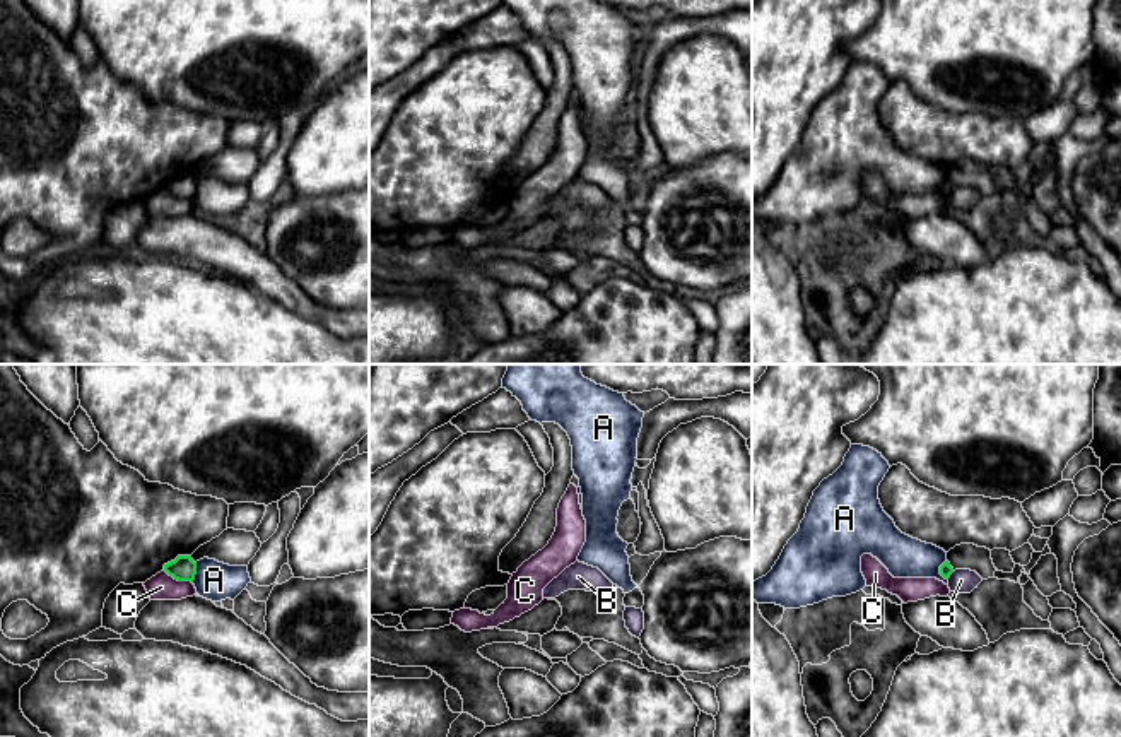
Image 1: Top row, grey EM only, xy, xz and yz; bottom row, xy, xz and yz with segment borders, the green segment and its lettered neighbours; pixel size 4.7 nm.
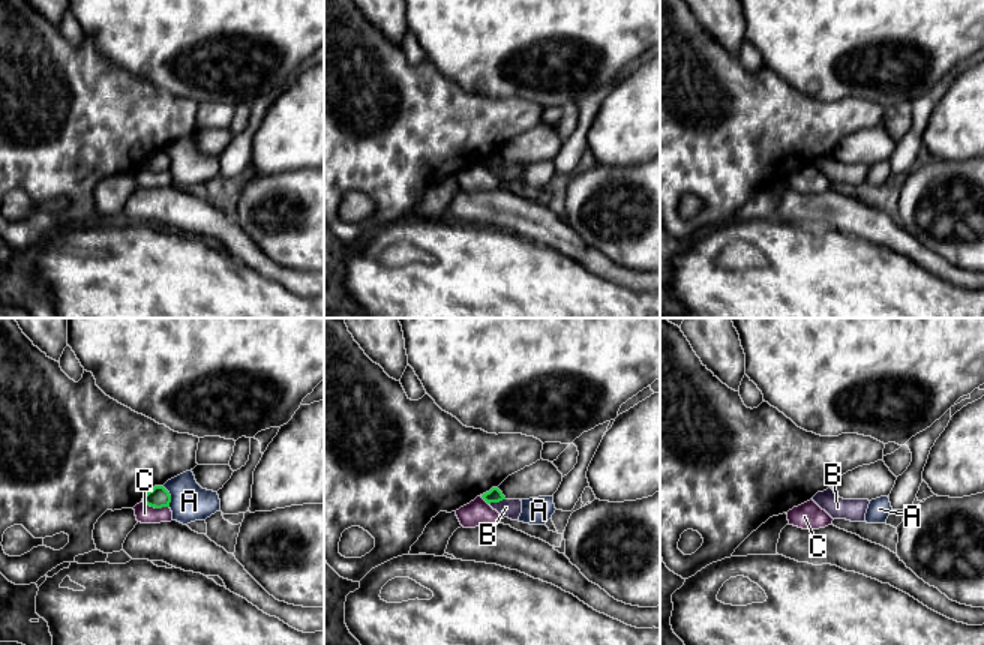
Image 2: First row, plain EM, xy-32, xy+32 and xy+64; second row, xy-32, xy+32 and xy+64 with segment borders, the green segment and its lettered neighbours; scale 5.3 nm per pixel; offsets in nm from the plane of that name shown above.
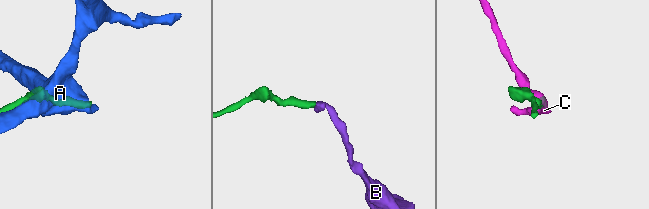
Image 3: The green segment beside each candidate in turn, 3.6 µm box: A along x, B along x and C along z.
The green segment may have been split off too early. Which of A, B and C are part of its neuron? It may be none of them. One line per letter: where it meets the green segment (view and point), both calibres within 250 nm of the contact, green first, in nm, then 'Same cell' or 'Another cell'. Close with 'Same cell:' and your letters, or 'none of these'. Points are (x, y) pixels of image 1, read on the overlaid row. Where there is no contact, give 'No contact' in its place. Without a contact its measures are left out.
A: Touches green at yz (940, 570). Thickness 60 nm (green) against 190 nm. Another cell
B: Touches green at yz (950, 573). Thickness 60 nm (green) against 110 nm. Another cell
C: Touches green at xy (178, 580). Thickness 120 nm (green) against 130 nm. Another cell
Same cell: none of these

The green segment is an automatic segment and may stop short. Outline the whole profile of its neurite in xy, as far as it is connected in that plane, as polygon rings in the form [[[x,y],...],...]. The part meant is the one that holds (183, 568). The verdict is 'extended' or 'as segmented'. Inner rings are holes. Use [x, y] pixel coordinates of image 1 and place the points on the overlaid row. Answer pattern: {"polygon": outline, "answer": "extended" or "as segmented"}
{"polygon": [[[178,556],[174,561],[164,564],[164,571],[178,581],[191,581],[197,575],[197,563],[191,556]]], "answer": "as segmented"}

